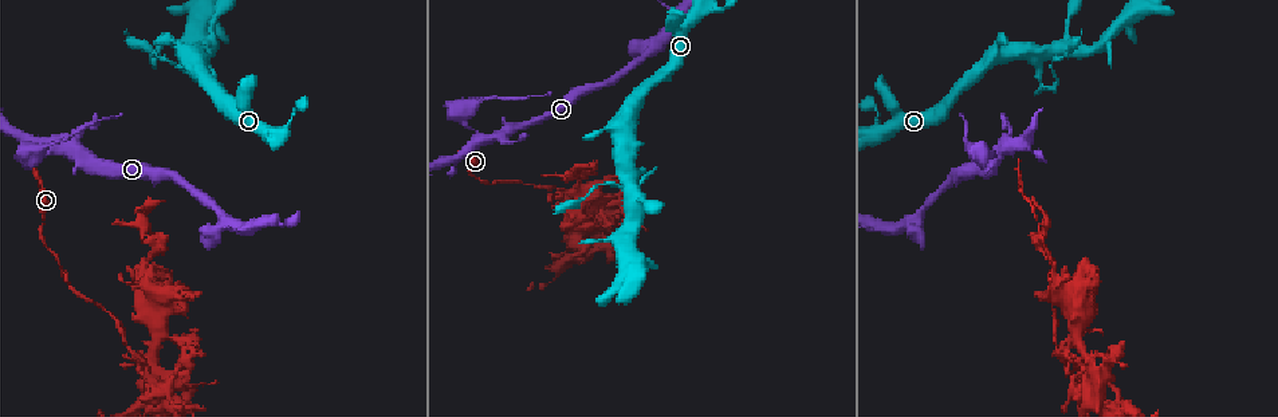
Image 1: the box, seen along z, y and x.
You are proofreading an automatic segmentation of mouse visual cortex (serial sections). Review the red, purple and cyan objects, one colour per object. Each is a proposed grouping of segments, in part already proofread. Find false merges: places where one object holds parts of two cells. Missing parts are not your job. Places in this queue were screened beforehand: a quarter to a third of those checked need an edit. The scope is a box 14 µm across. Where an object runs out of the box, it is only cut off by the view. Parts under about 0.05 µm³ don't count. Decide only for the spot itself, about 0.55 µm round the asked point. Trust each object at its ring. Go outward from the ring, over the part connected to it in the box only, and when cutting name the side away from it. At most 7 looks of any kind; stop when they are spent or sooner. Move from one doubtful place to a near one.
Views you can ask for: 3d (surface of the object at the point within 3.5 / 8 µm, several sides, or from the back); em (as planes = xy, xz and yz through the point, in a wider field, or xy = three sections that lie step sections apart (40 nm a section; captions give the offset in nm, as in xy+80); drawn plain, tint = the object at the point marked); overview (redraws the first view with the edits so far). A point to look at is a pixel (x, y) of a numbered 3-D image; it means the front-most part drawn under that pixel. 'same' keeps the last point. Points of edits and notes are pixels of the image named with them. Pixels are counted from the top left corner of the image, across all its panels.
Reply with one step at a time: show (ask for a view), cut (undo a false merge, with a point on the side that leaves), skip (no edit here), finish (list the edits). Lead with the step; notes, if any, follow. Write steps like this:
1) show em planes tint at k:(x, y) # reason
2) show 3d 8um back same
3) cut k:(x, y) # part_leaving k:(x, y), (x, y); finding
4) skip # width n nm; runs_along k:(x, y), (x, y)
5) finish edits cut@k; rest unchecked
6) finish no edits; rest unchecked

show 3d 3.5um at 1:(294, 114) # narrows sharply

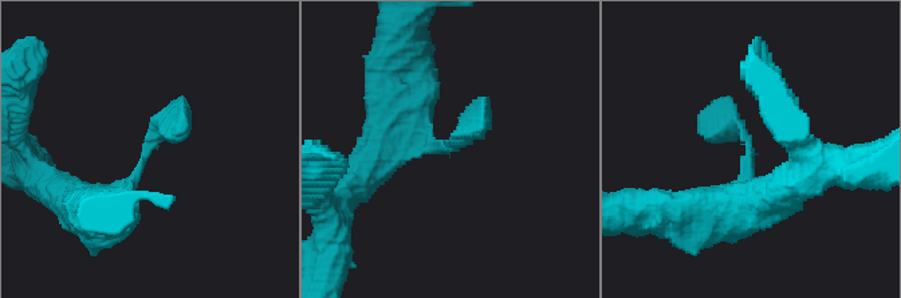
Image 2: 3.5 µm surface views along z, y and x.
show em xy step 2 tint at 2:(145, 153)

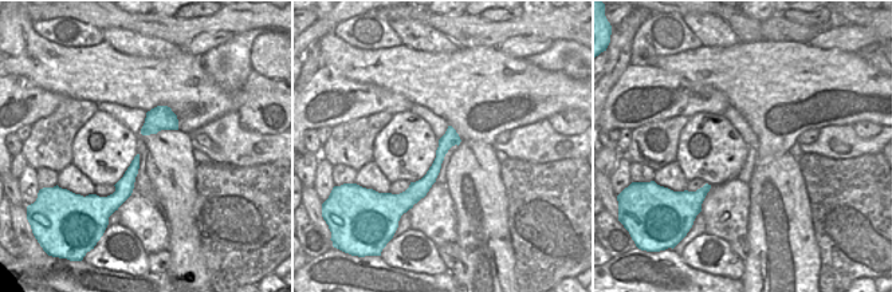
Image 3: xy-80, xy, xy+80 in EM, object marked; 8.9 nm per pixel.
show em xy step 3 tint same

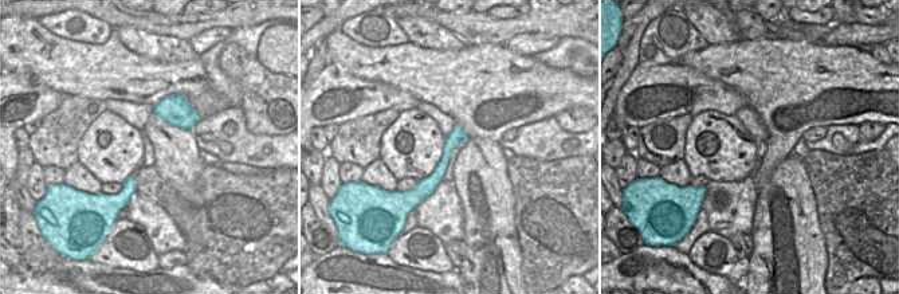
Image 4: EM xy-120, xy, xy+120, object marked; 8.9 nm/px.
skip # runs_along 4:(458, 129), (438, 175), (420, 198); one cell here

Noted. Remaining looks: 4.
show 3d 8um at 1:(1006, 149)

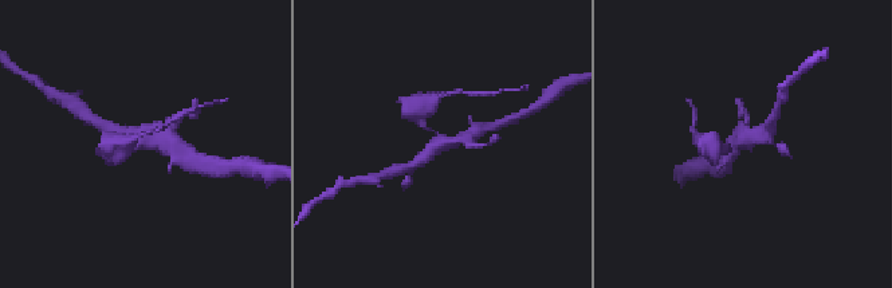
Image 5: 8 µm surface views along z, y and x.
show 3d 3.5um at 5:(143, 139) # closer look

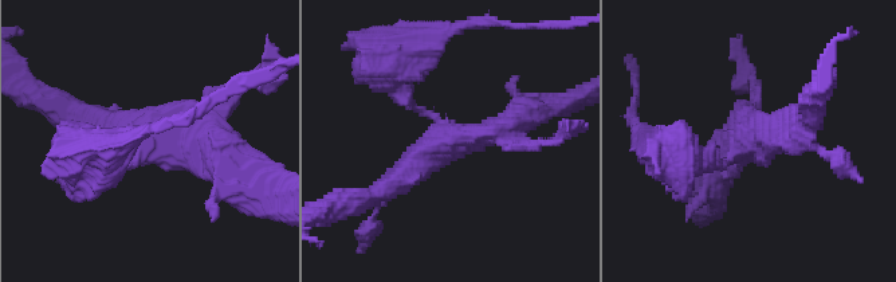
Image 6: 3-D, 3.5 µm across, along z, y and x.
show em xy step 2 tint at 6:(150, 143)

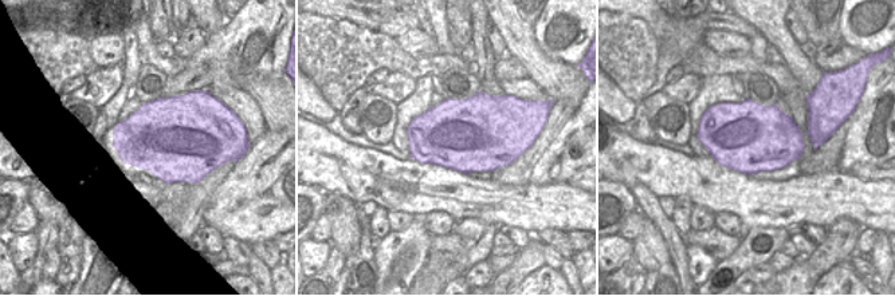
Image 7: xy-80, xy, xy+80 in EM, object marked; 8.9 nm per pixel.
cut 6:(393, 93) # arms 3; part_leaving 6:(429, 114), (396, 87), (396, 70), (445, 32); a second cell is stuck on

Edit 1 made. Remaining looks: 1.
finish edits cut@6; rest unchecked

